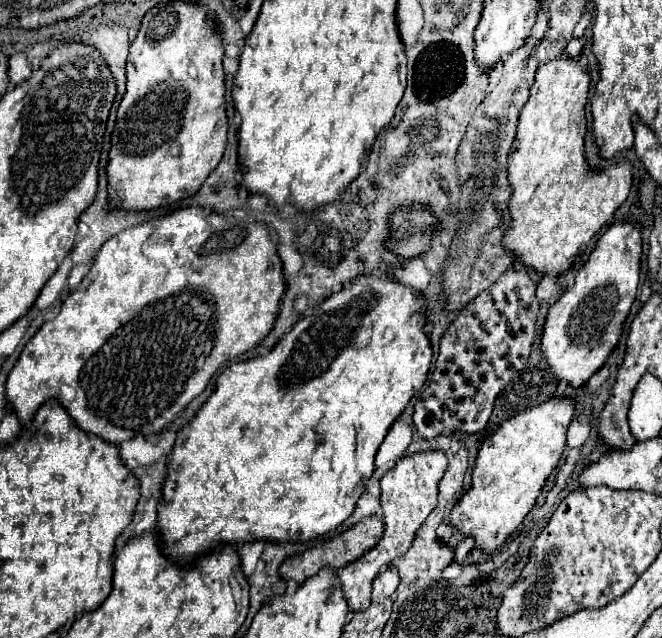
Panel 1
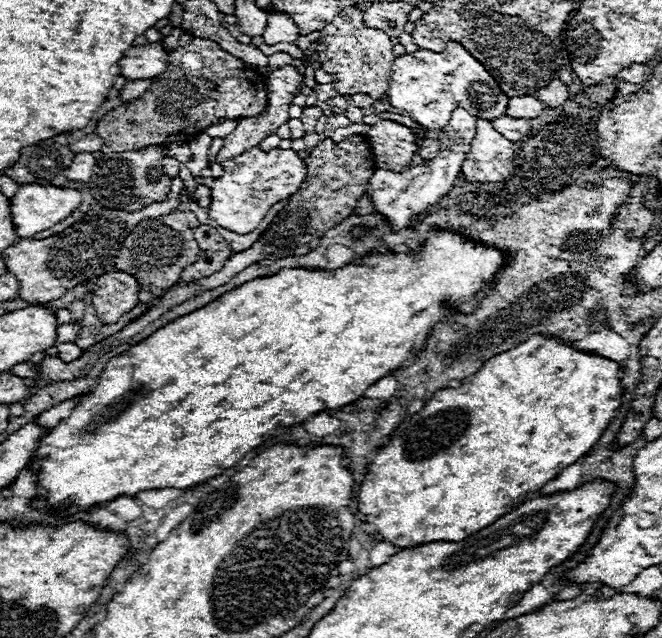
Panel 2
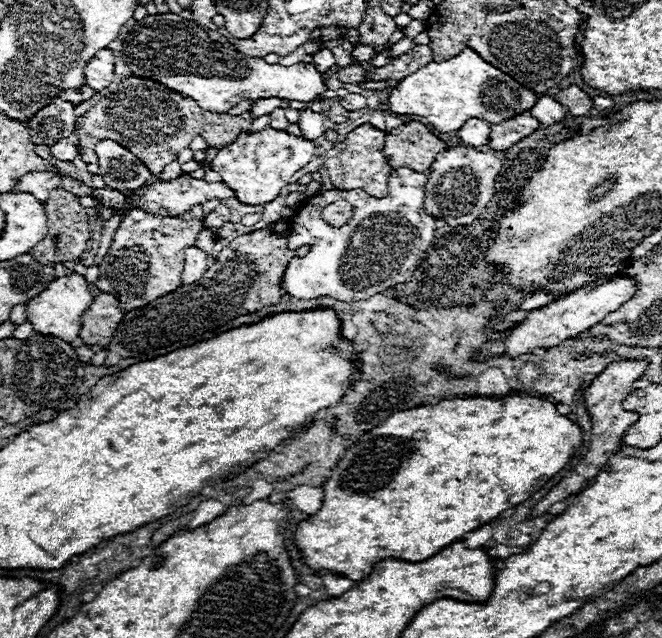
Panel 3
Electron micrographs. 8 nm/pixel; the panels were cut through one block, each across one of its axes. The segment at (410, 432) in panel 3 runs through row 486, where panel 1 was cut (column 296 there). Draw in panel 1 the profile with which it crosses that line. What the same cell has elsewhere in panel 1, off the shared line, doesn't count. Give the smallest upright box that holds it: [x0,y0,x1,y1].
[158,274,432,566]

